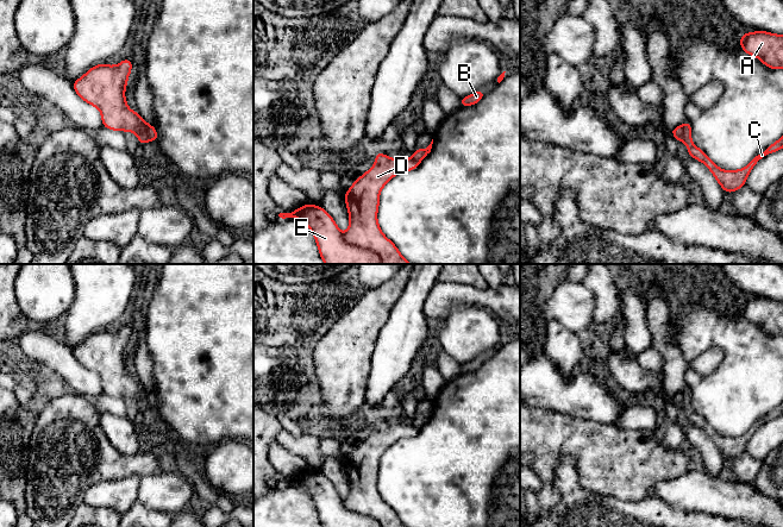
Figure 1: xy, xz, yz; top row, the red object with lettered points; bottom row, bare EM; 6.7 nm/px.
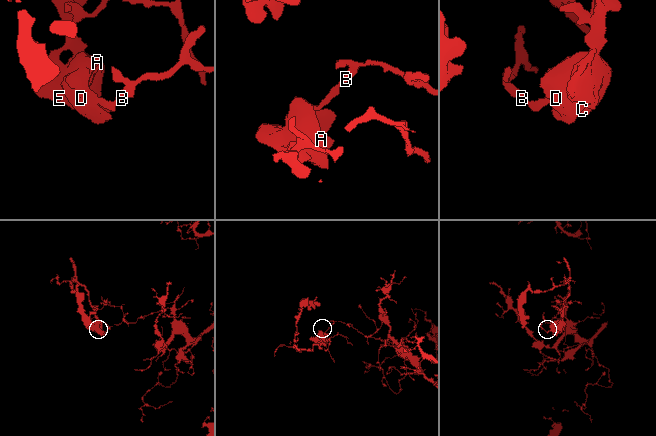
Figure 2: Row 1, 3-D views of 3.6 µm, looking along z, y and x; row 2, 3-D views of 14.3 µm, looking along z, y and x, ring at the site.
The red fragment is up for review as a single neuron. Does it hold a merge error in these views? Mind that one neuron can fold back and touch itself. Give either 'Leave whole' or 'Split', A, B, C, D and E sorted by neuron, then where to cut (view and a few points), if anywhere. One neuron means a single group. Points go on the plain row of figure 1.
Split. Groups: A C D E / B. Split along xy (151, 393), (149, 395), (149, 406)

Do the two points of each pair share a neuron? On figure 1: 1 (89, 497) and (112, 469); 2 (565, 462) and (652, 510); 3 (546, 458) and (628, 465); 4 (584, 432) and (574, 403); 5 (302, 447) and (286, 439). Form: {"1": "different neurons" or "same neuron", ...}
{"1": "different neurons", "2": "same neuron", "3": "same neuron", "4": "different neurons", "5": "same neuron"}

